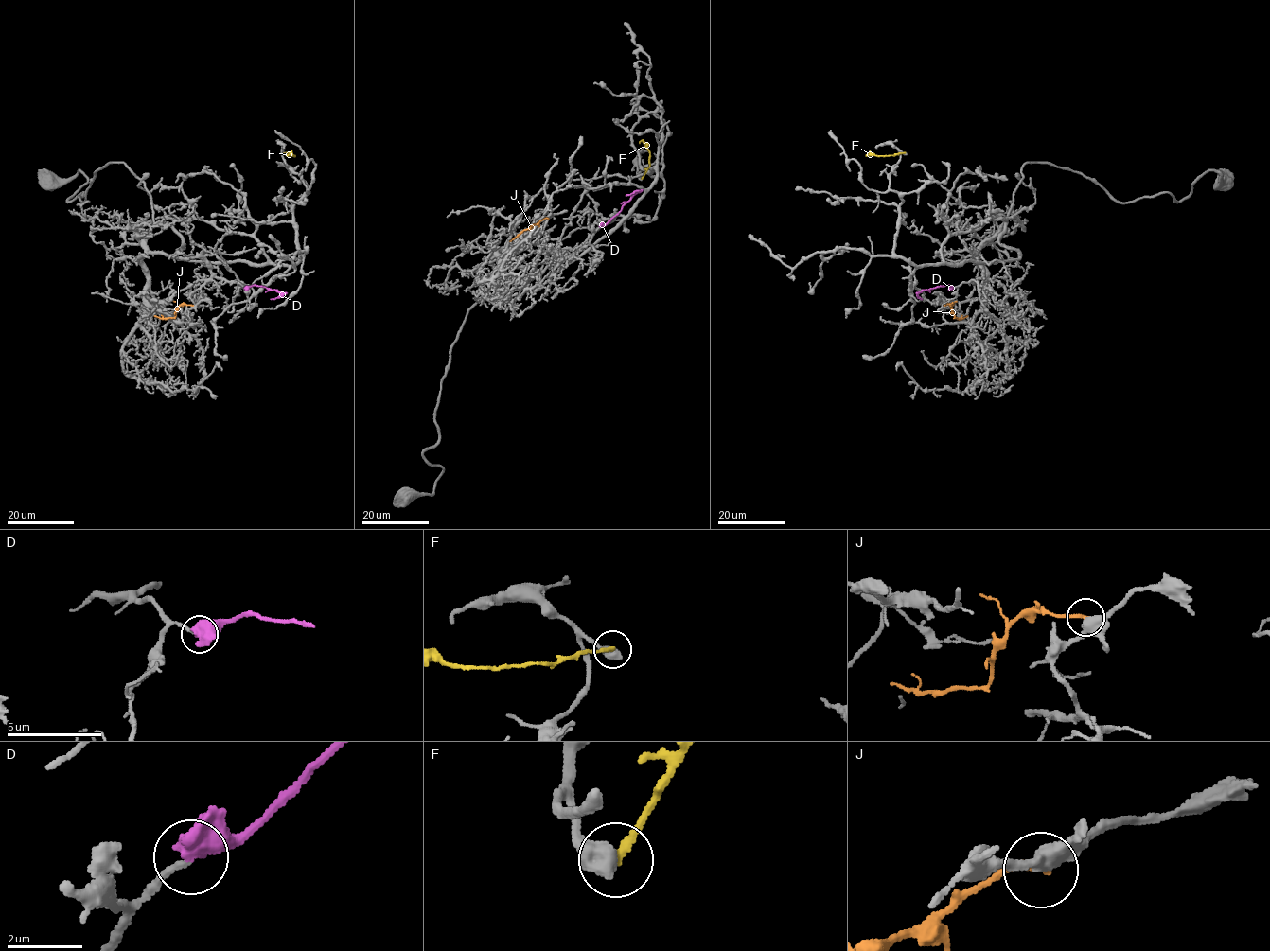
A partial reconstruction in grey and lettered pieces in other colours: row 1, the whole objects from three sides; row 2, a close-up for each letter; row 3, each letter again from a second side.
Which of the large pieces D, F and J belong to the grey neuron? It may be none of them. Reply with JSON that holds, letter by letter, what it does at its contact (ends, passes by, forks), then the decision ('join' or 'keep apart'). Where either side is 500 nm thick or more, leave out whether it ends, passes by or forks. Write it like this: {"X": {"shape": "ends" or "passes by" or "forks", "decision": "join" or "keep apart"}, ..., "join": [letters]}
{"D": {"decision": "join"}, "F": {"decision": "keep apart"}, "J": {"shape": "ends", "decision": "keep apart"}, "join": ["D"]}

